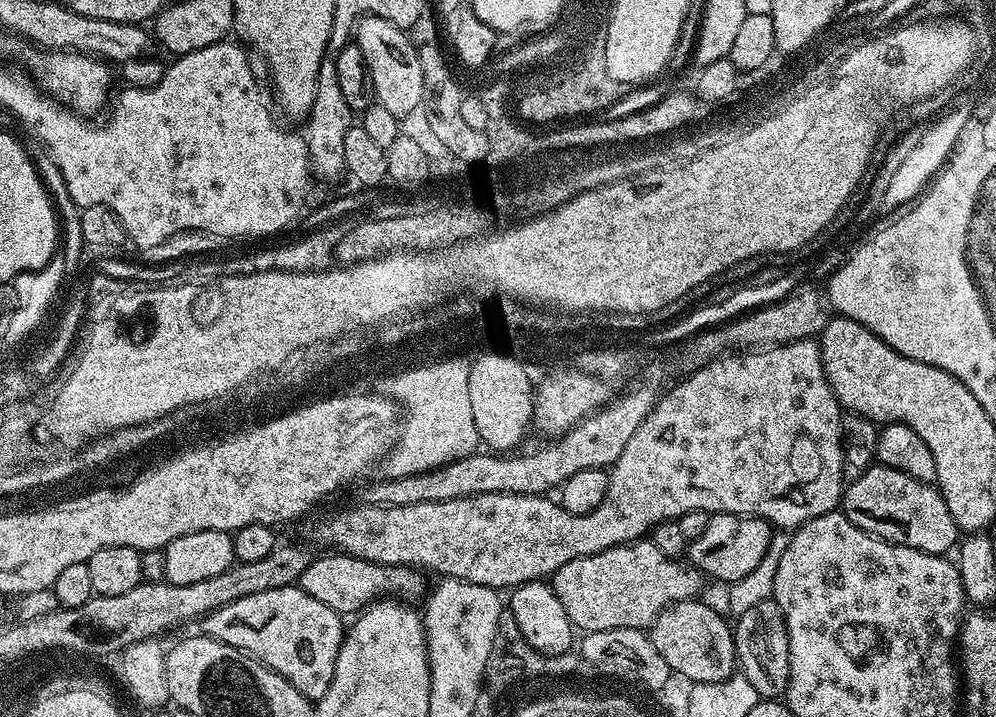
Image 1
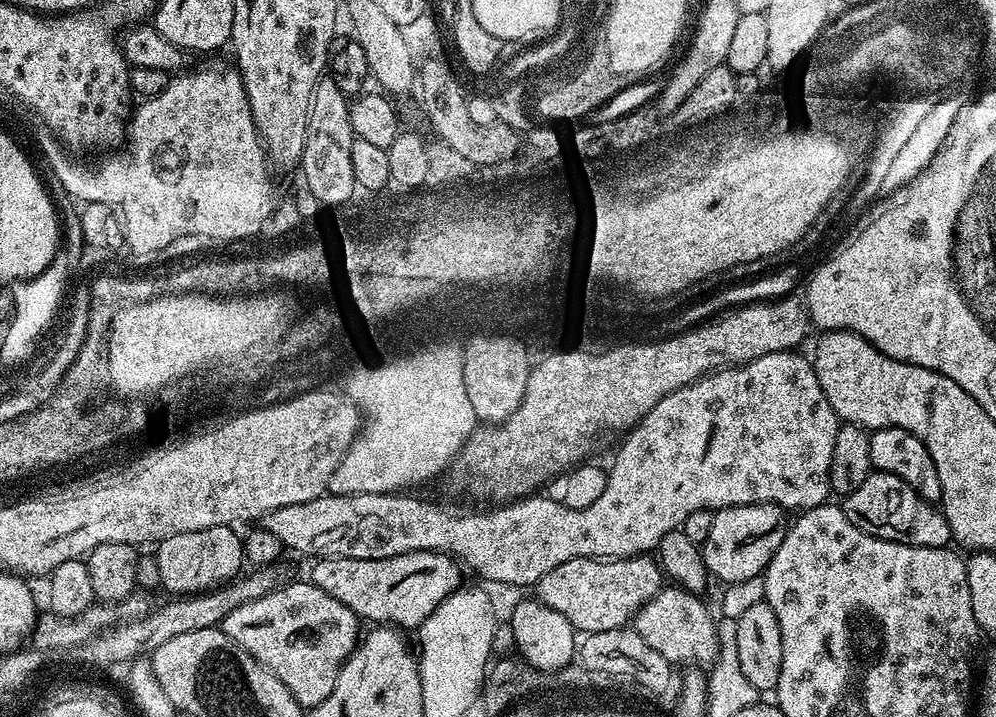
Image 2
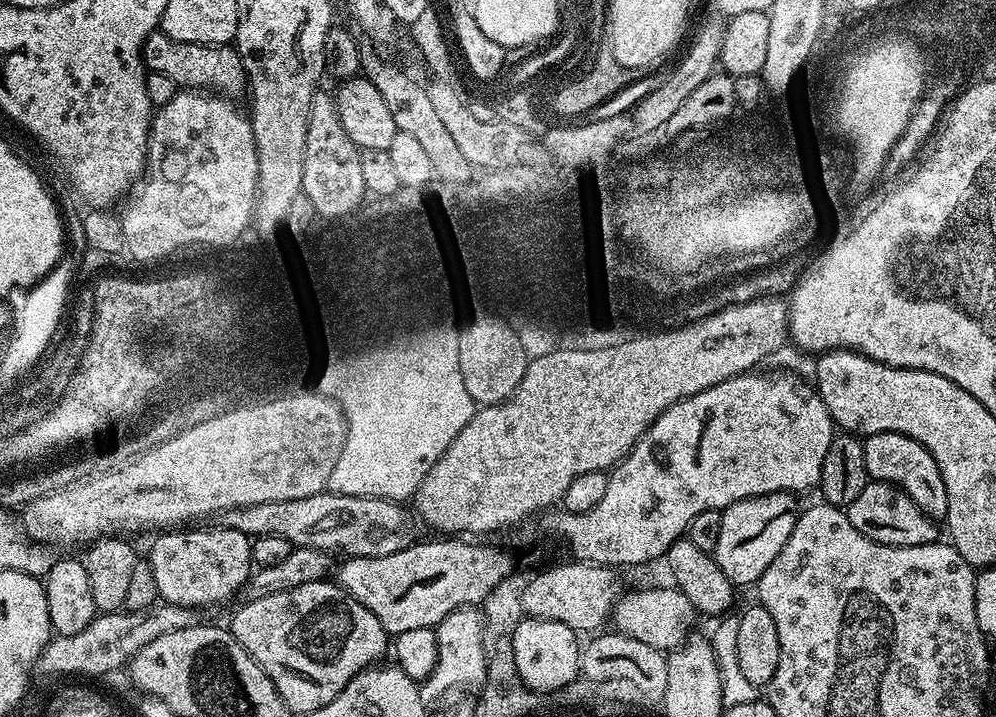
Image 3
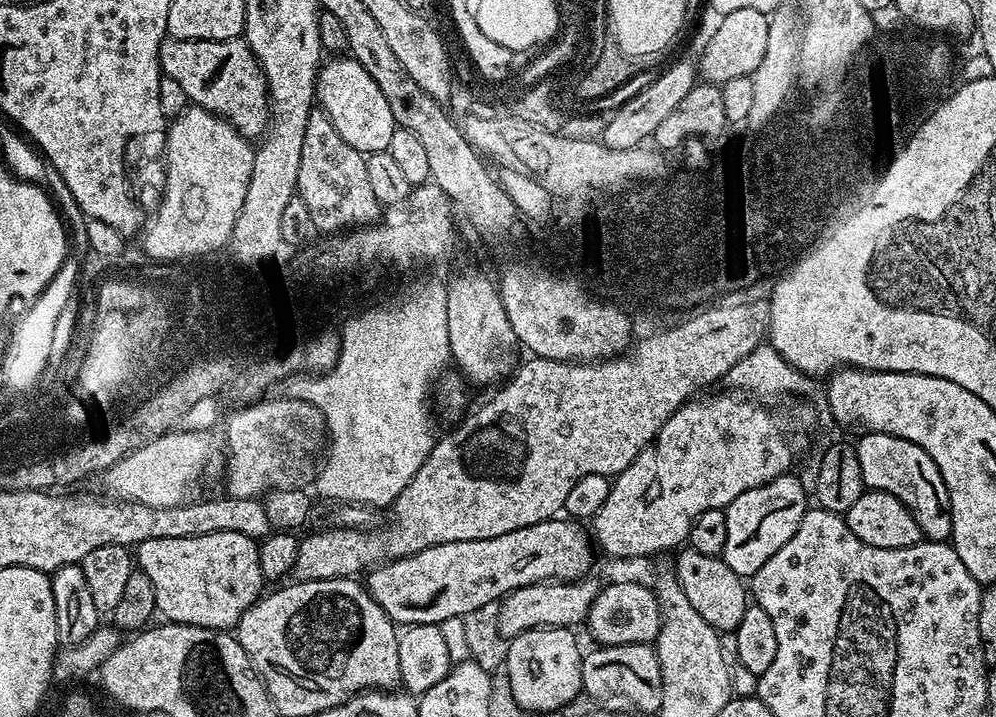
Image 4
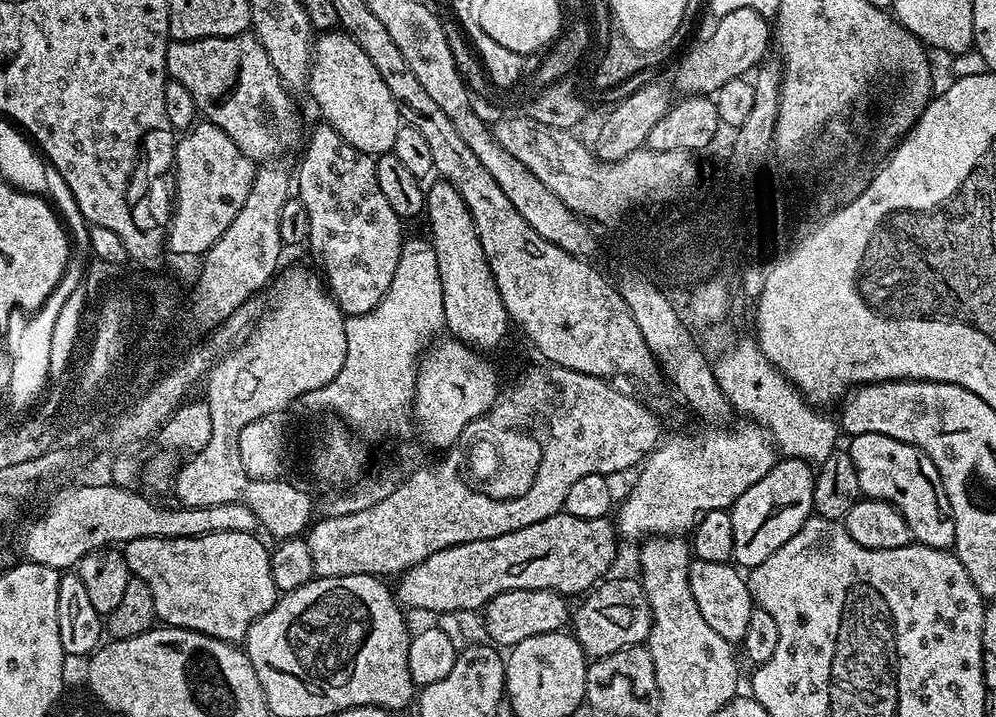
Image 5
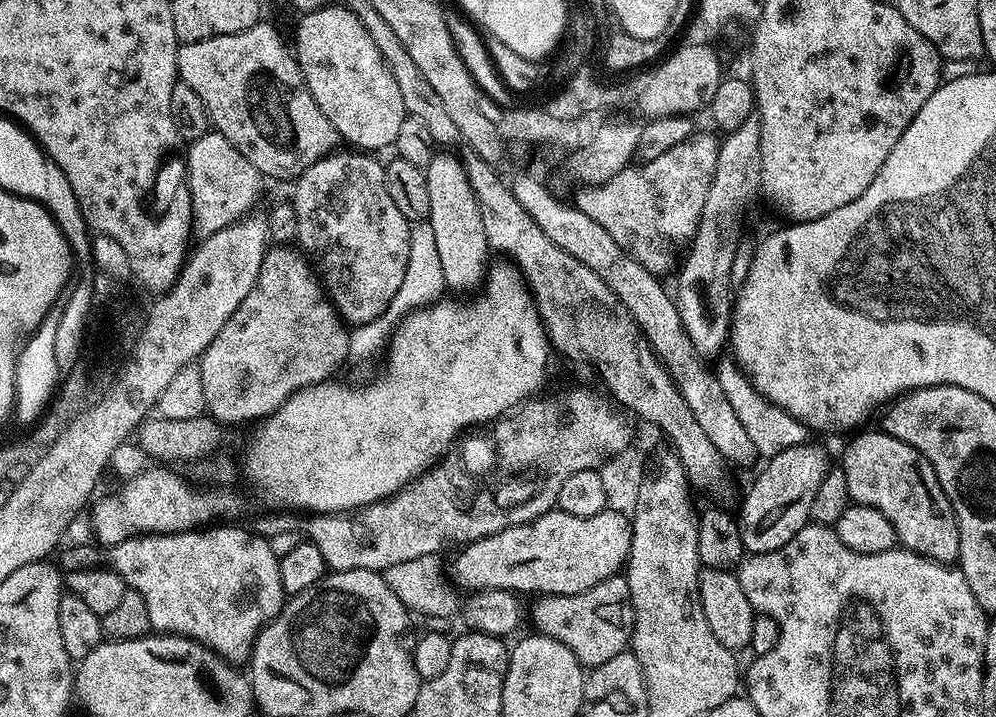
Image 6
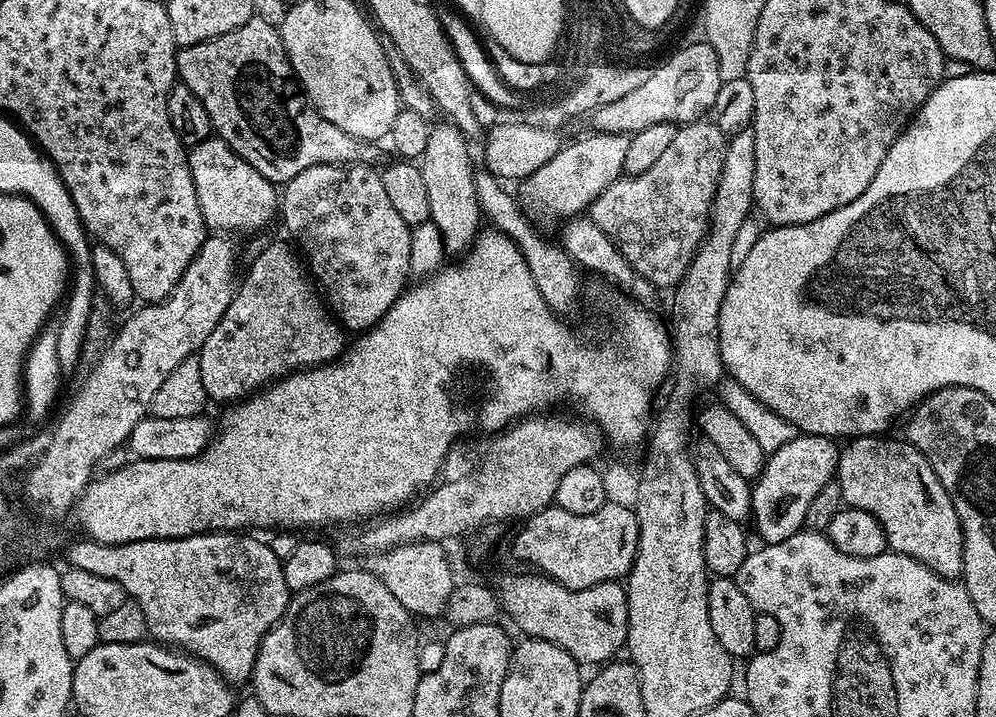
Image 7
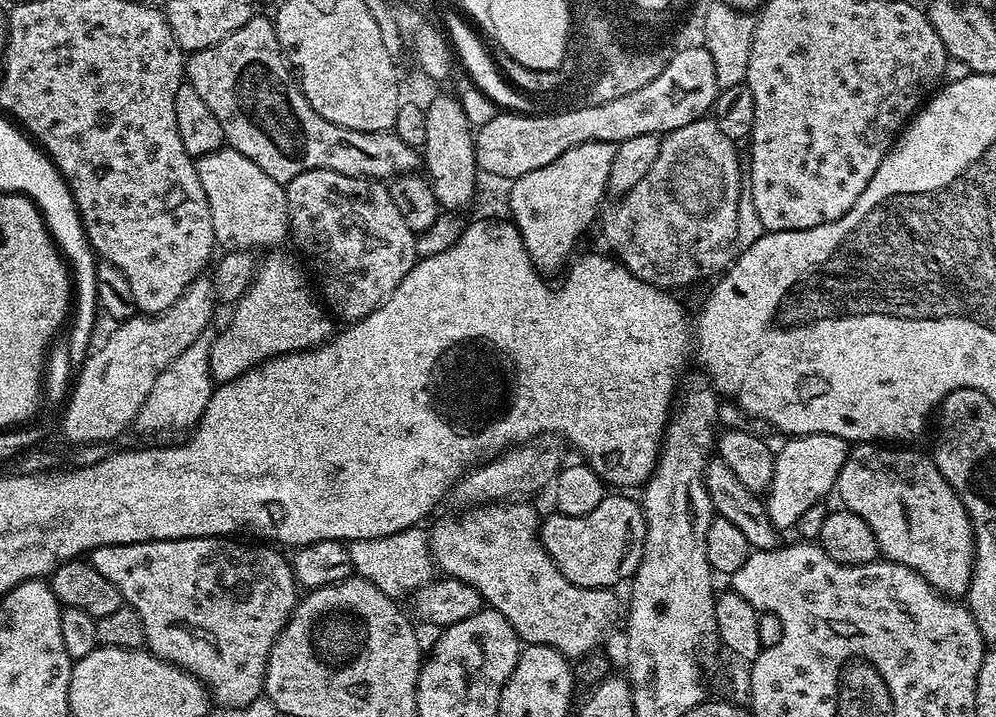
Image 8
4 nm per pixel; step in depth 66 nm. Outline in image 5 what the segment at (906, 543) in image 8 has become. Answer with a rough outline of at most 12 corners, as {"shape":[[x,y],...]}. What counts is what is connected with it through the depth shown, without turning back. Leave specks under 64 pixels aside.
{"shape":[[847,441],[867,499],[893,504],[913,541],[951,549],[950,498],[921,448]]}

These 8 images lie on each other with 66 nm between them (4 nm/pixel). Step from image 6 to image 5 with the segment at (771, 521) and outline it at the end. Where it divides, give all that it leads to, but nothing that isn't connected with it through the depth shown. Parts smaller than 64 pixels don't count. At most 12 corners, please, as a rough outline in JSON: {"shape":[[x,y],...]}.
{"shape":[[777,459],[730,509],[732,560],[762,566],[813,515],[814,468]]}

